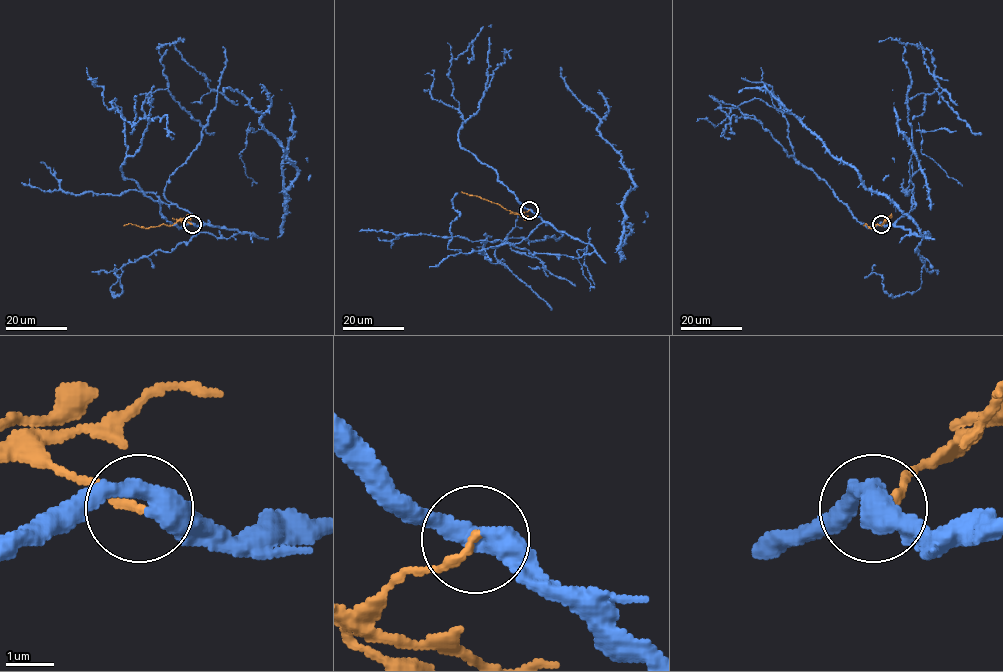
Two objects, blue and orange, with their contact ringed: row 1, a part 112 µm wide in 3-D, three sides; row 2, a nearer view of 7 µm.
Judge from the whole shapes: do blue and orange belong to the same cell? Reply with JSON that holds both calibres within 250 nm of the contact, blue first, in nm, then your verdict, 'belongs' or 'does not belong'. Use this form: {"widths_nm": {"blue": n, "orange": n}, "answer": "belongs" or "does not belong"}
{"widths_nm": {"blue": 440, "orange": 220}, "answer": "does not belong"}

